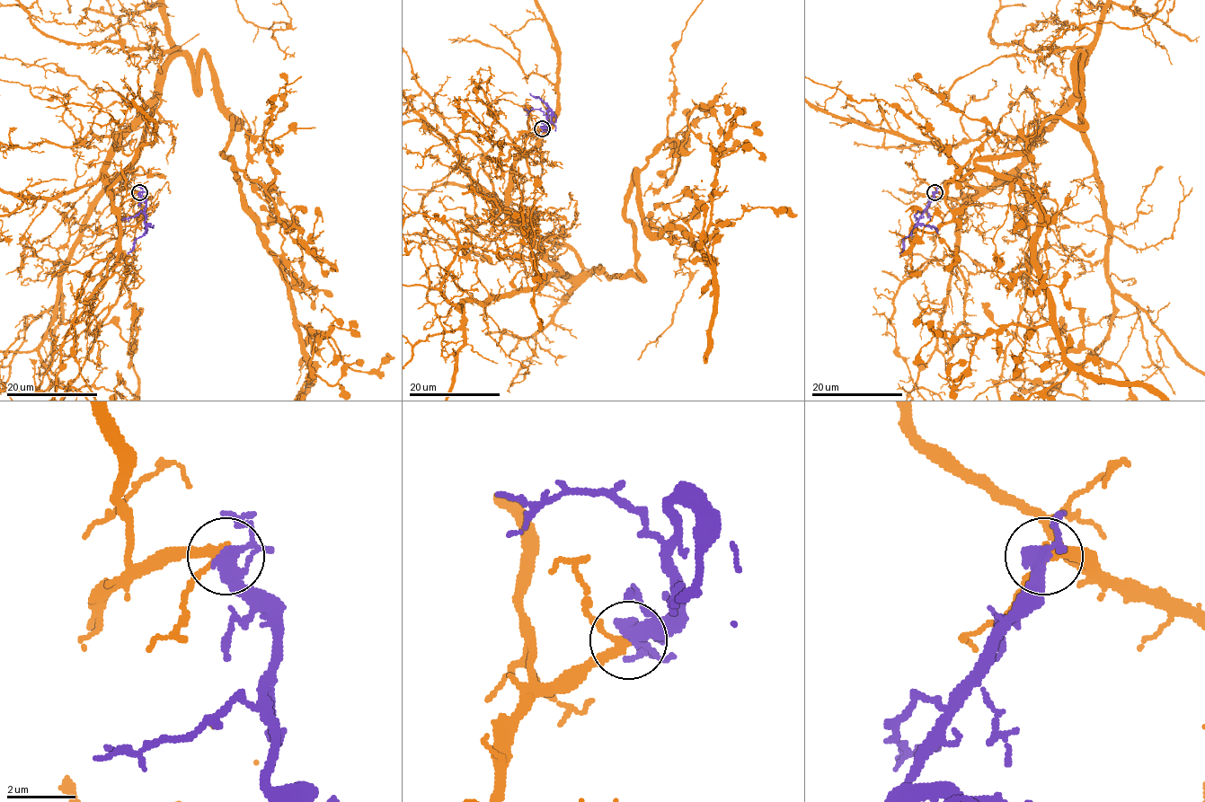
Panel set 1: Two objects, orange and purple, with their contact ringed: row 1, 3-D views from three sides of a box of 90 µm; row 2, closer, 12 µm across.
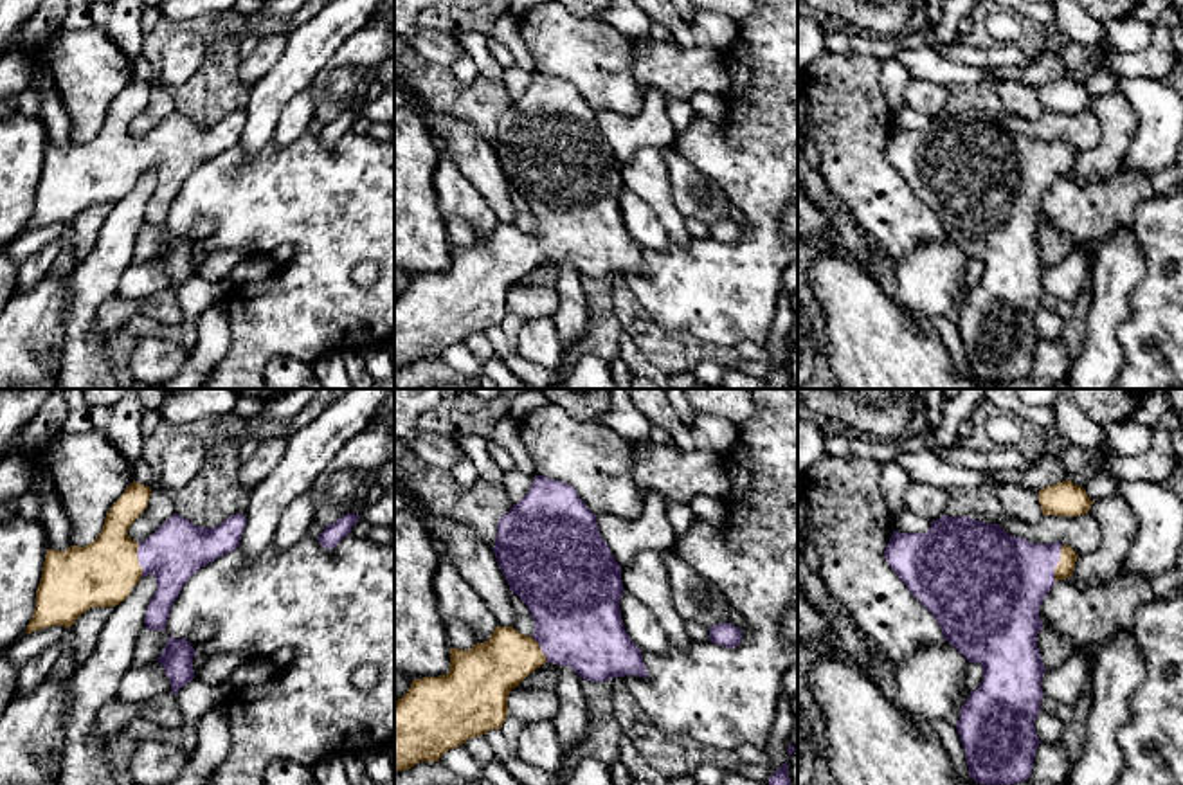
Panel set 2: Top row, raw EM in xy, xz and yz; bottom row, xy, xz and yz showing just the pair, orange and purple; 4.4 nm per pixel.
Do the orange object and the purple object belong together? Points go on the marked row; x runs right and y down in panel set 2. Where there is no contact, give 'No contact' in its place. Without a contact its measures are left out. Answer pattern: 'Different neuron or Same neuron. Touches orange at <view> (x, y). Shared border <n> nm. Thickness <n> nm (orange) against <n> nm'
Same neuron. Touches orange at yz (1059, 562). Shared border 180 nm. Thickness 80 nm (orange) against 380 nm

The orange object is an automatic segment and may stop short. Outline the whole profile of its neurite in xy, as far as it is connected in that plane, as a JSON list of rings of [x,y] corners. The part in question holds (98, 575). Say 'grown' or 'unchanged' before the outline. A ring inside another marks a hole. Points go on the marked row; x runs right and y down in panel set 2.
grown | [[[131,483],[106,513],[99,537],[88,546],[70,546],[67,551],[47,549],[41,582],[36,591],[36,609],[27,632],[47,627],[72,627],[94,607],[115,607],[148,574],[157,580],[157,591],[144,616],[146,630],[166,630],[171,607],[185,582],[207,564],[238,549],[247,519],[236,513],[216,528],[198,528],[180,515],[169,517],[149,538],[135,542],[128,537],[130,526],[148,508],[151,488]]]

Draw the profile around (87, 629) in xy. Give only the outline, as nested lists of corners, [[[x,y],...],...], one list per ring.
[[[94,607],[81,614],[72,625],[74,630],[74,659],[85,663],[95,650],[99,636],[112,616],[113,607]]]

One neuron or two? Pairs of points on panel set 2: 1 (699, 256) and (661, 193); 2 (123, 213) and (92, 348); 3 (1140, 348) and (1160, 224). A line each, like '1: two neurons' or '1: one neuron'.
1: two neurons
2: one neuron
3: one neuron

